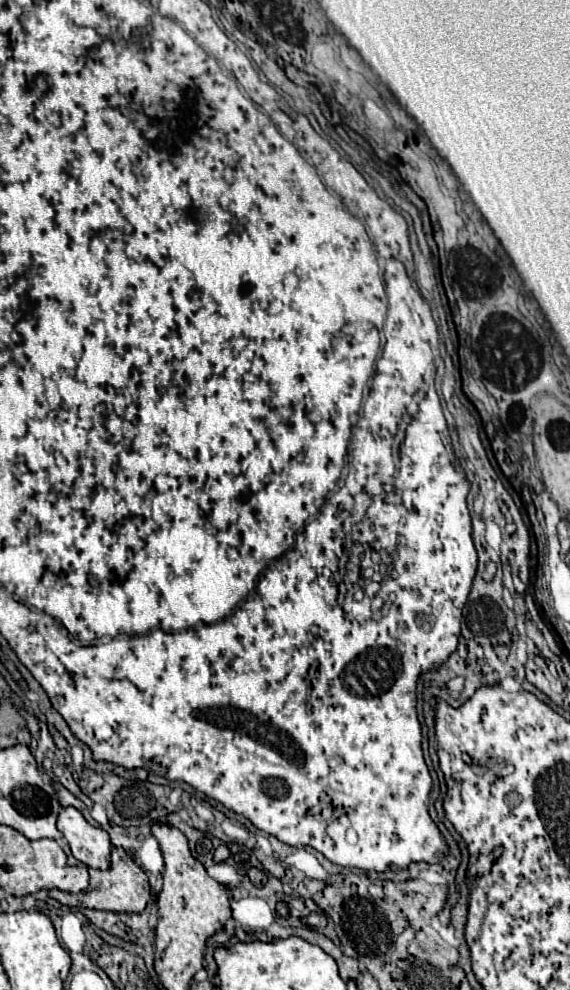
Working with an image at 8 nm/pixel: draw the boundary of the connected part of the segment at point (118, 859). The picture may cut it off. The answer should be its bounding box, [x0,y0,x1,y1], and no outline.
[77,847,151,913]

